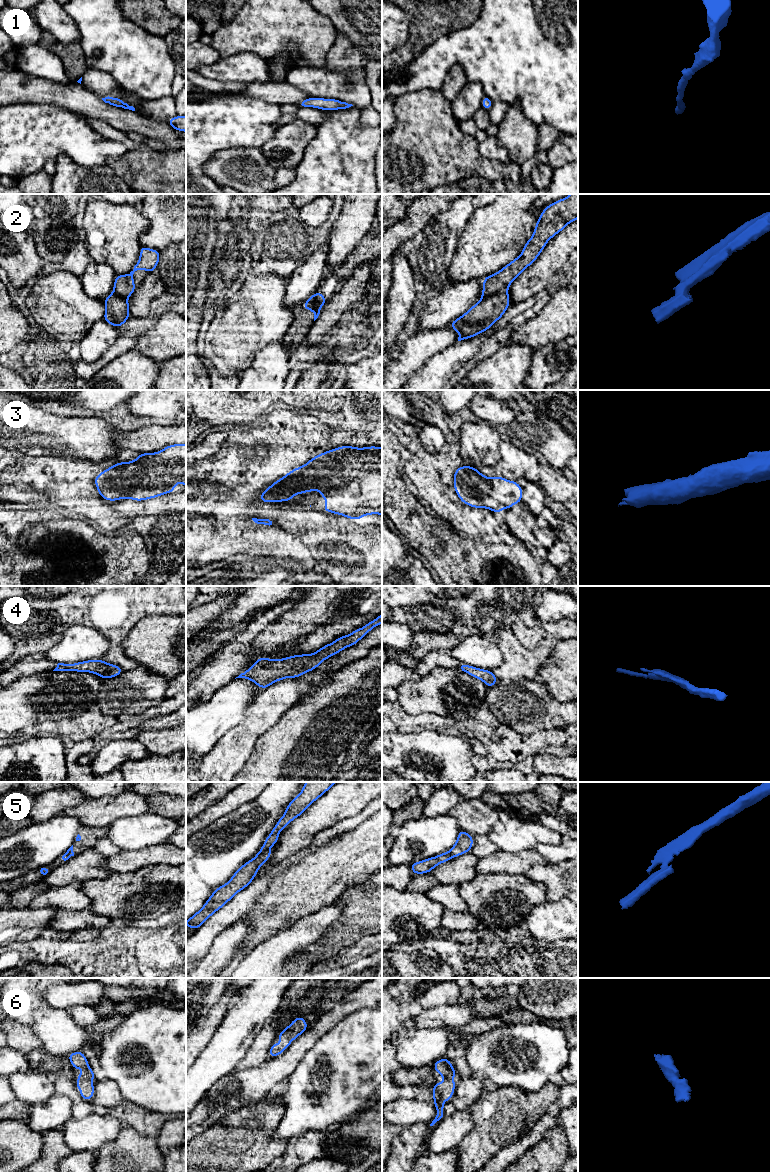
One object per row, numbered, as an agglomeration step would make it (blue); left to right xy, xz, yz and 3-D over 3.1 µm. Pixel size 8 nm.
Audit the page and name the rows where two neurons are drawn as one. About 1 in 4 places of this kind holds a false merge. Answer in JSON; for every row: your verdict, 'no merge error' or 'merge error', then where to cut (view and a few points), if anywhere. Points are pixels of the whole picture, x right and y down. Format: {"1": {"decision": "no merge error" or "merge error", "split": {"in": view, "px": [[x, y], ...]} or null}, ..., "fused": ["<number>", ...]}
{"1": {"decision": "no merge error", "split": null}, "2": {"decision": "merge error", "split": {"in": "yz", "px": [[507, 287], [494, 294], [484, 294], [482, 296]]}}, "3": {"decision": "no merge error", "split": null}, "4": {"decision": "no merge error", "split": null}, "5": {"decision": "merge error", "split": {"in": "xz", "px": [[268, 849], [255, 857]]}}, "6": {"decision": "no merge error", "split": null}, "fused": ["2", "5"]}

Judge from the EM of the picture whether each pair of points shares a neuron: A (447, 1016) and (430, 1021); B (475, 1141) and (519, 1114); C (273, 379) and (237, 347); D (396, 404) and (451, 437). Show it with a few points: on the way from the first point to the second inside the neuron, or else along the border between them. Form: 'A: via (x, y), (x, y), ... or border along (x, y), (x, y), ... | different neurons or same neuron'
A: via (443, 1016), (434, 1018) | same neuron
B: via (486, 1137), (508, 1115) | same neuron
C: border along (268, 344), (256, 354), (251, 364), (240, 375) | different neurons
D: via (410, 407), (433, 417), (439, 423) | same neuron

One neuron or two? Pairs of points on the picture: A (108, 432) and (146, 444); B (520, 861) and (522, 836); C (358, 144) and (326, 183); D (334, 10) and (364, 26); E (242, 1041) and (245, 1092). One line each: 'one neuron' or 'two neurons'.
A: two neurons
B: two neurons
C: one neuron
D: one neuron
E: two neurons

